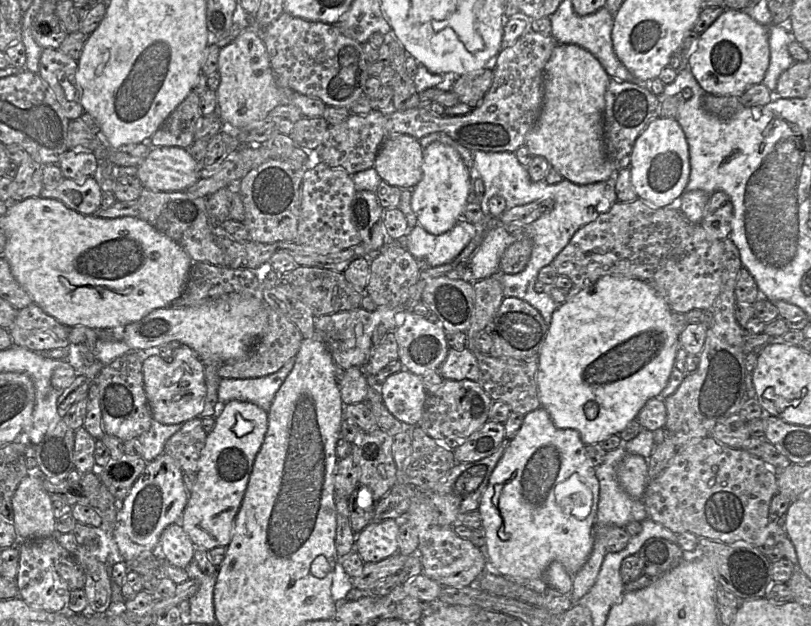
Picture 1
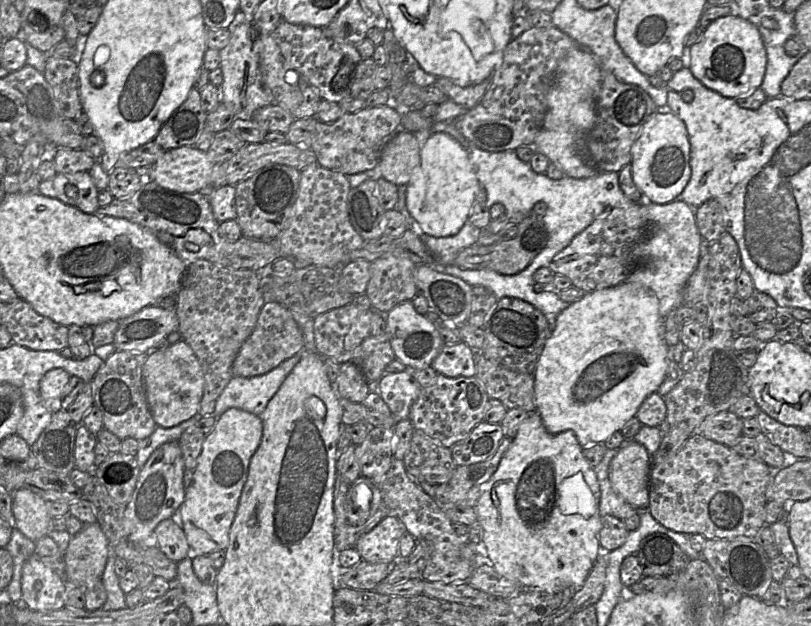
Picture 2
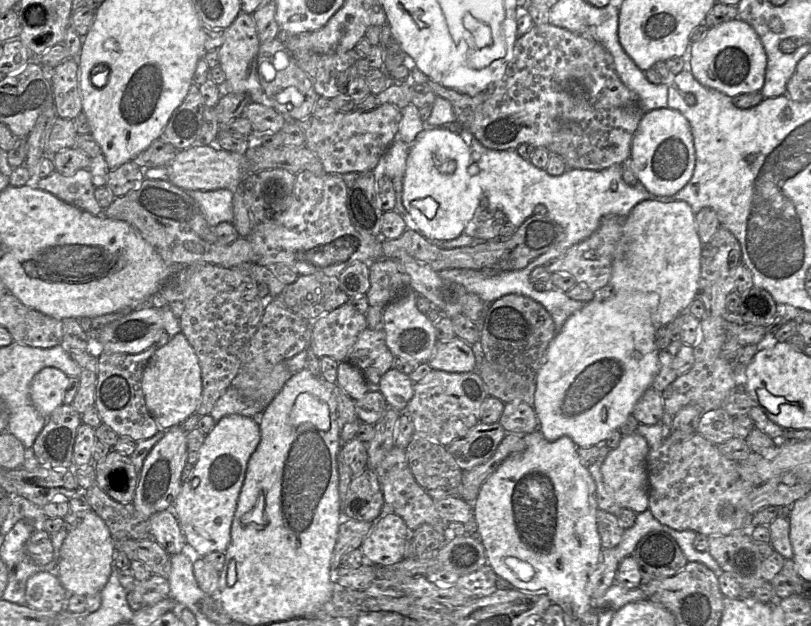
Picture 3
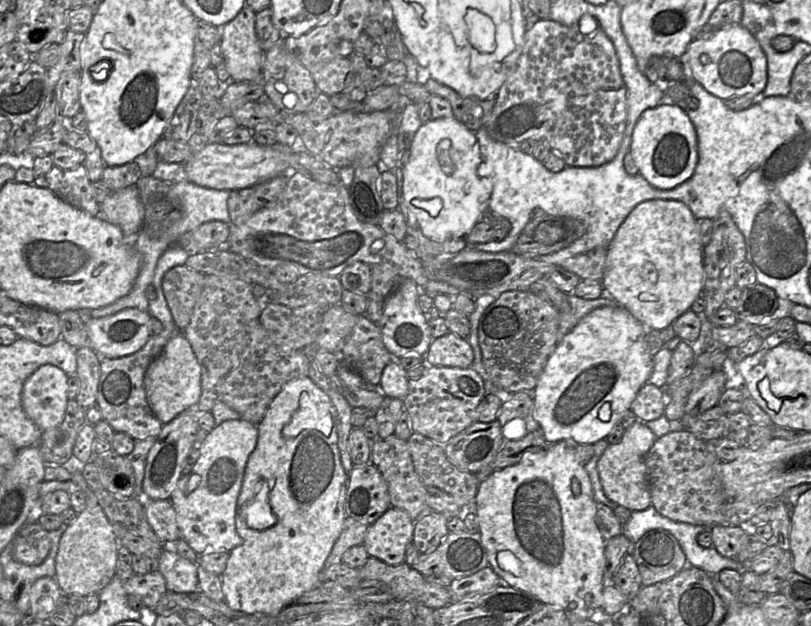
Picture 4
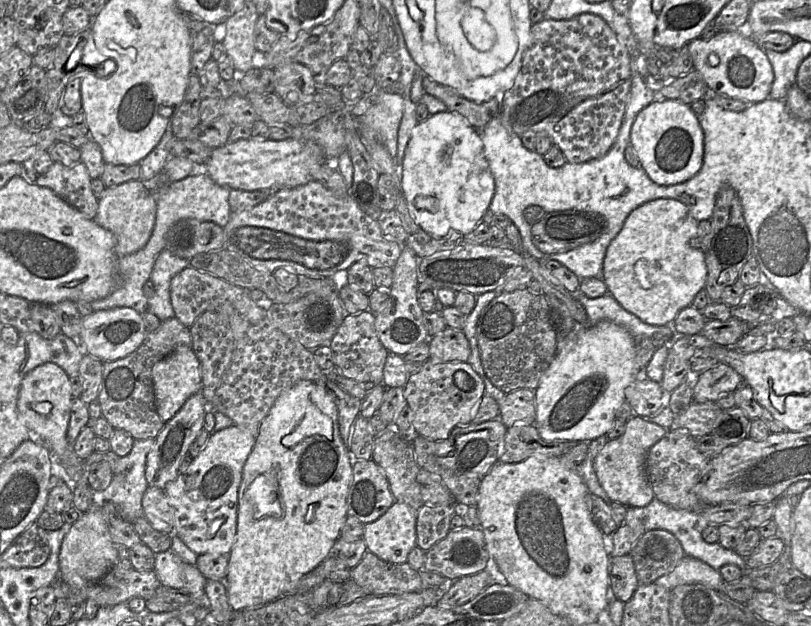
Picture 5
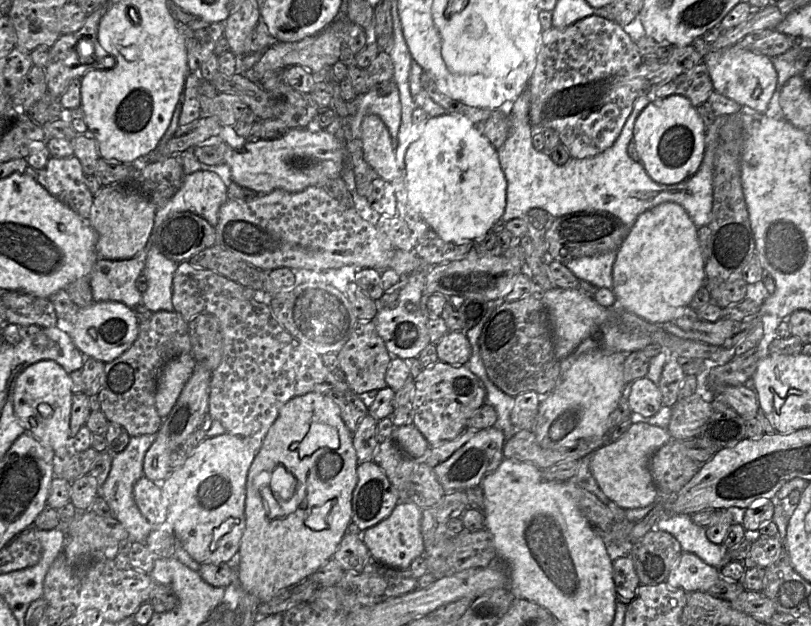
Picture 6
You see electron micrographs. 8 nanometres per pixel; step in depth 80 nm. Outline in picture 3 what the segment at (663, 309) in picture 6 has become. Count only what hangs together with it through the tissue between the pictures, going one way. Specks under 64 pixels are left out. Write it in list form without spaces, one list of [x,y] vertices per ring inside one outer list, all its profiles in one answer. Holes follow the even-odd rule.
[[[643,200],[624,220],[622,236],[614,254],[609,285],[613,291],[641,291],[657,294],[659,302],[653,312],[653,322],[656,327],[667,325],[677,316],[688,312],[690,304],[698,296],[702,246],[695,213],[686,201]]]

